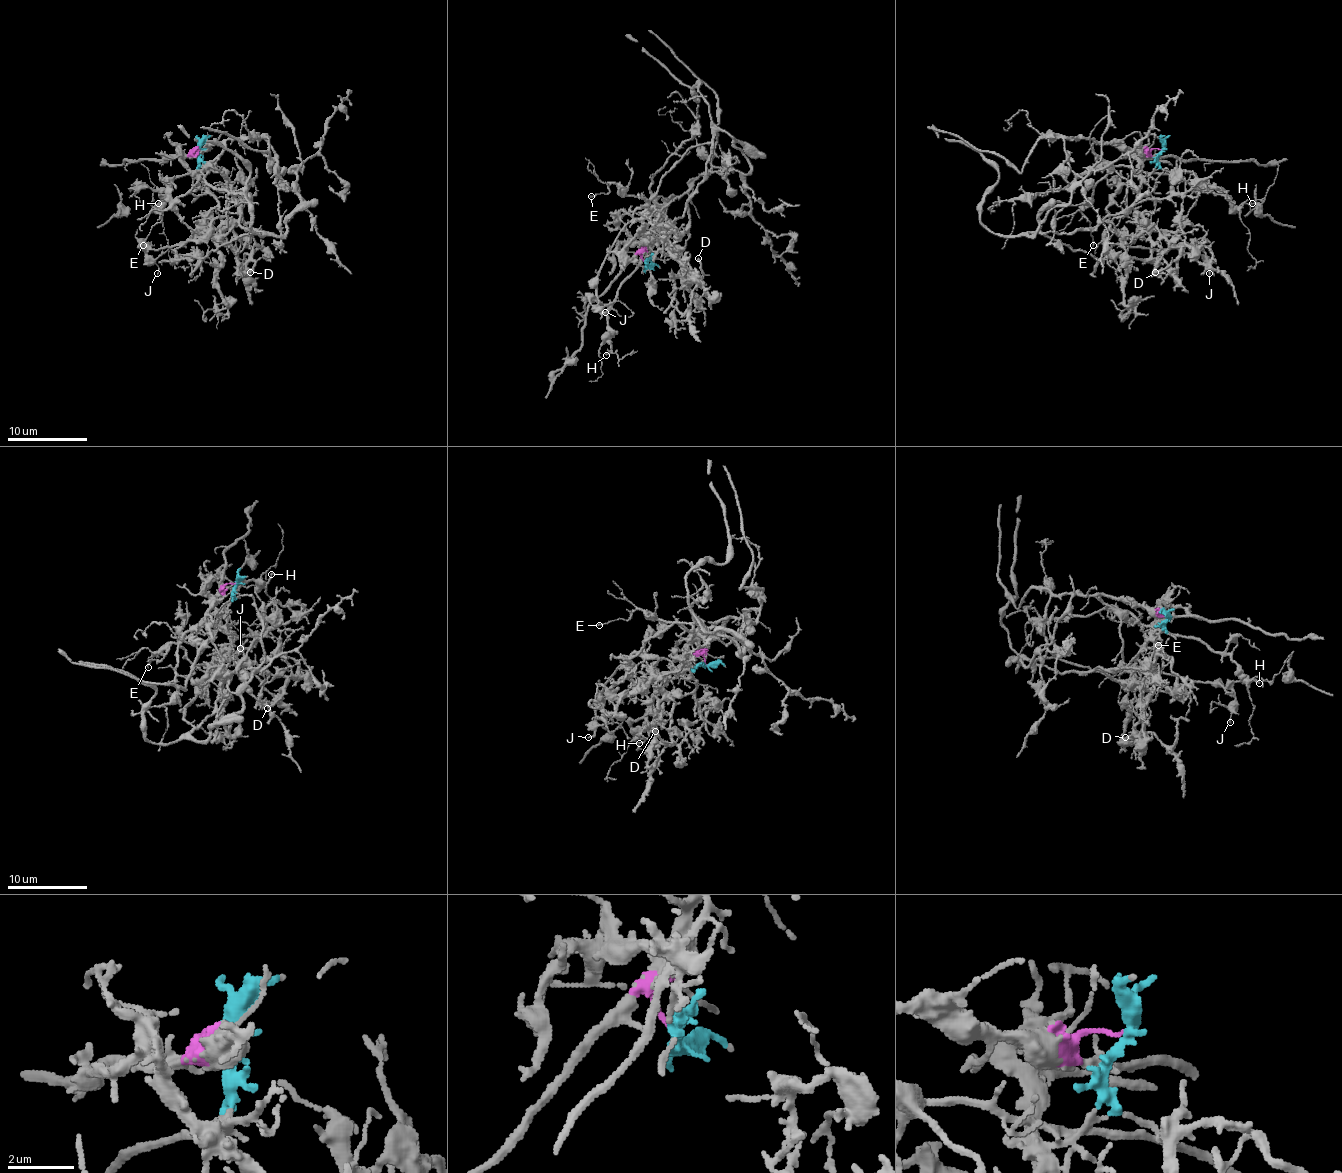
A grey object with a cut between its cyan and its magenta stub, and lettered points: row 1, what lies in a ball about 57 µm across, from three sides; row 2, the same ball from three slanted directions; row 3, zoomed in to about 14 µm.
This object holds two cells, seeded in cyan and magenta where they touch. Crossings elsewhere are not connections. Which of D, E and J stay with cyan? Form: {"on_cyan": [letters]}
{"on_cyan": ["D"]}

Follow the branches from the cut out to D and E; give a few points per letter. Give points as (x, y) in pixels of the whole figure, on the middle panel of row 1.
D: (646, 263), (646, 251), (666, 237), (662, 235), (658, 245), (688, 269), (698, 271), (698, 257)
E: (646, 263), (646, 235), (672, 195), (650, 209), (613, 183), (607, 193), (591, 195)

